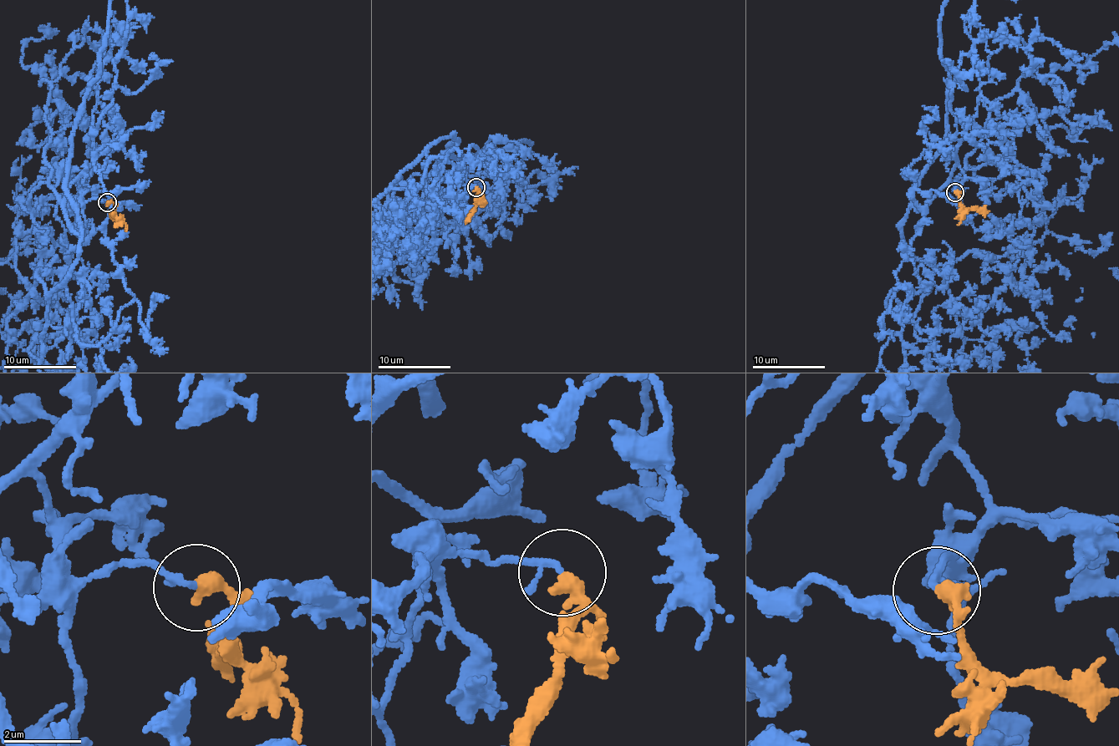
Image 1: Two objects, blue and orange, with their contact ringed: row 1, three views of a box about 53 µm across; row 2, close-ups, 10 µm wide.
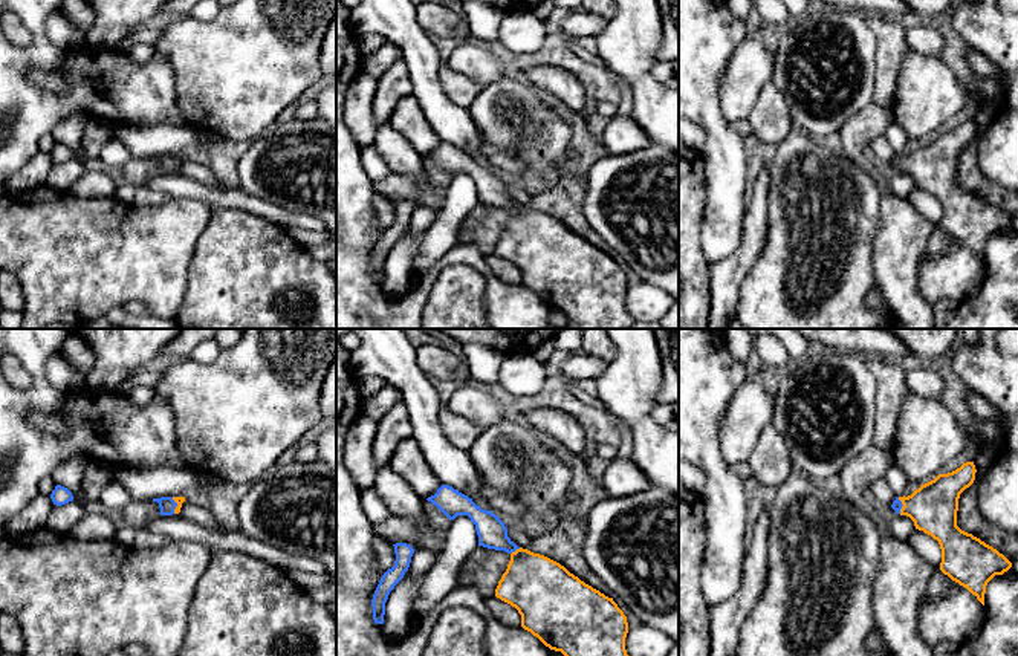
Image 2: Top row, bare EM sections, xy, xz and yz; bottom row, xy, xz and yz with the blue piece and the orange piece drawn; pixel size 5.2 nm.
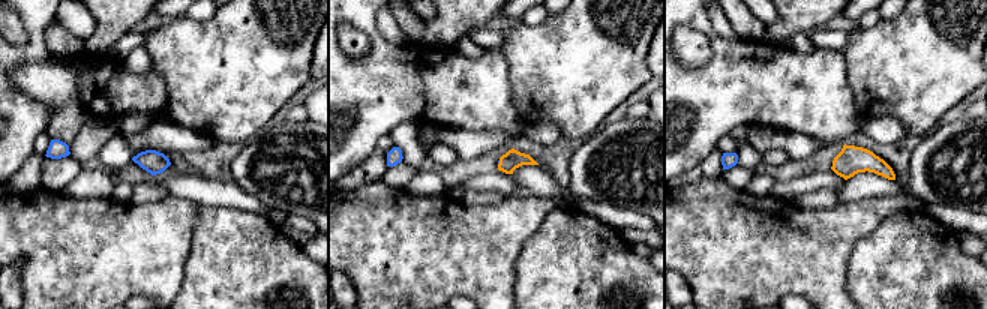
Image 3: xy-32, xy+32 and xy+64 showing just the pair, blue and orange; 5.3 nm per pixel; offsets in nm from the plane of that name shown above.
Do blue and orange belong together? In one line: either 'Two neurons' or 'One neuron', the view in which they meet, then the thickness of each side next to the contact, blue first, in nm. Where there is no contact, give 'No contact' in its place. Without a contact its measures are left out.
One neuron. Touches blue in xz. Thickness 160 nm (blue) against 320 nm

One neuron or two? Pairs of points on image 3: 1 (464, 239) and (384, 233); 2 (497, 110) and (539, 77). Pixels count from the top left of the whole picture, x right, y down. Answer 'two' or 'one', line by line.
1: one
2: two

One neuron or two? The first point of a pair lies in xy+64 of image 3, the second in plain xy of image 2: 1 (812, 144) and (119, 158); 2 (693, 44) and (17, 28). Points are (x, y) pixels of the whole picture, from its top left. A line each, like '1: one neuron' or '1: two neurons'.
1: two neurons
2: one neuron

